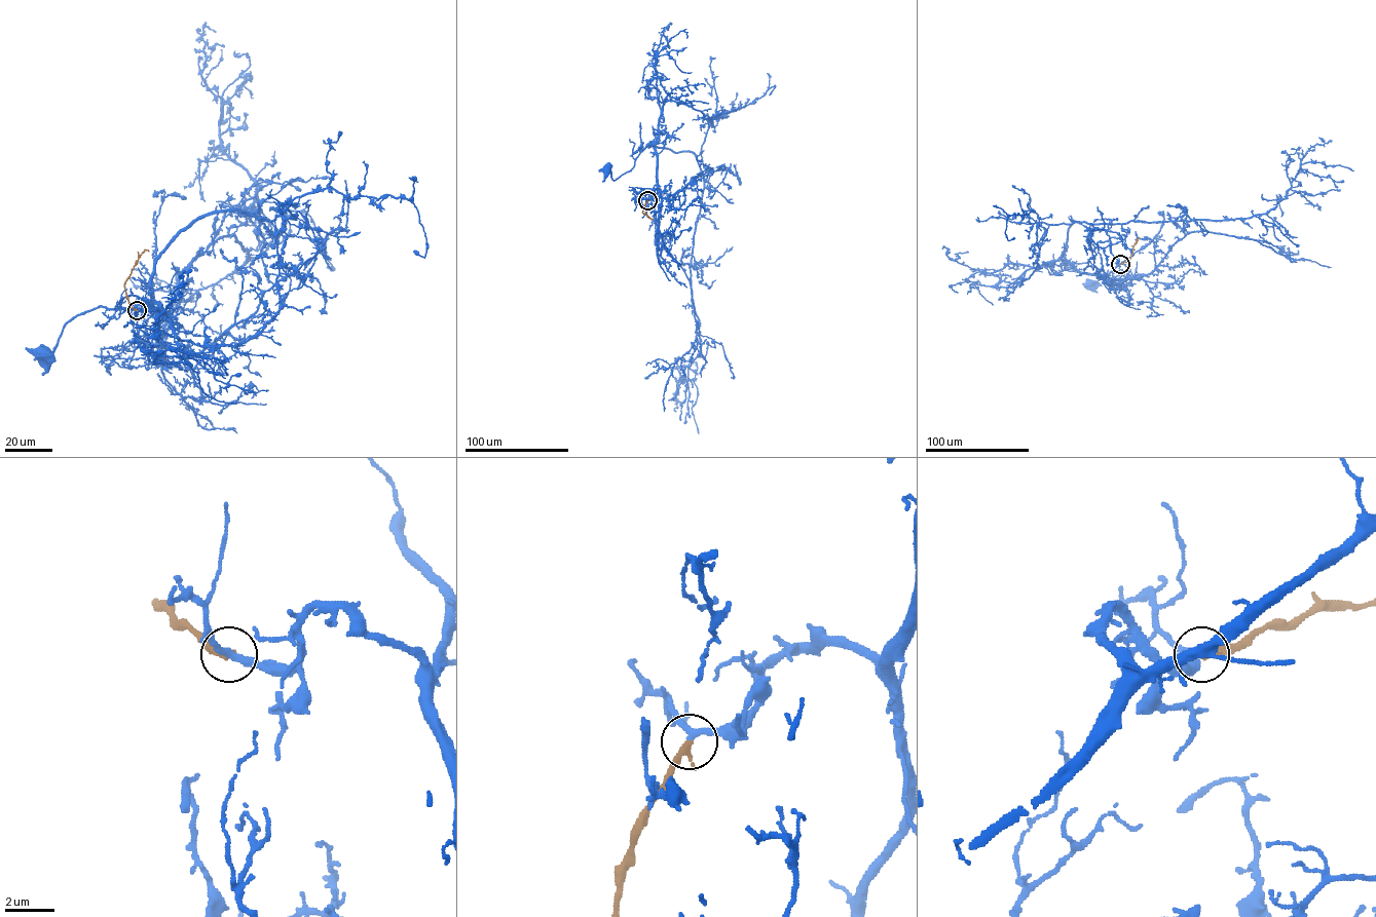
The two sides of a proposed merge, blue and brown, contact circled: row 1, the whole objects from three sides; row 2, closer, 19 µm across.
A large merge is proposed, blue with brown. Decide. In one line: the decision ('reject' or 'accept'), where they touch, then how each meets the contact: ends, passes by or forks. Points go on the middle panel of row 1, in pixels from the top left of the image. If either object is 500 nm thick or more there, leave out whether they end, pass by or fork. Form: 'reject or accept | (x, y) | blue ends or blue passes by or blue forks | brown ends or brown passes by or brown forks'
accept | (647, 200) | blue passes by | brown ends

